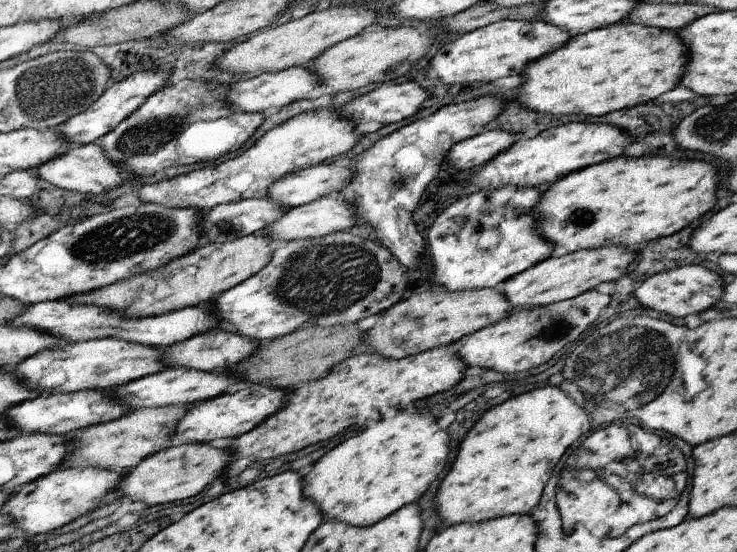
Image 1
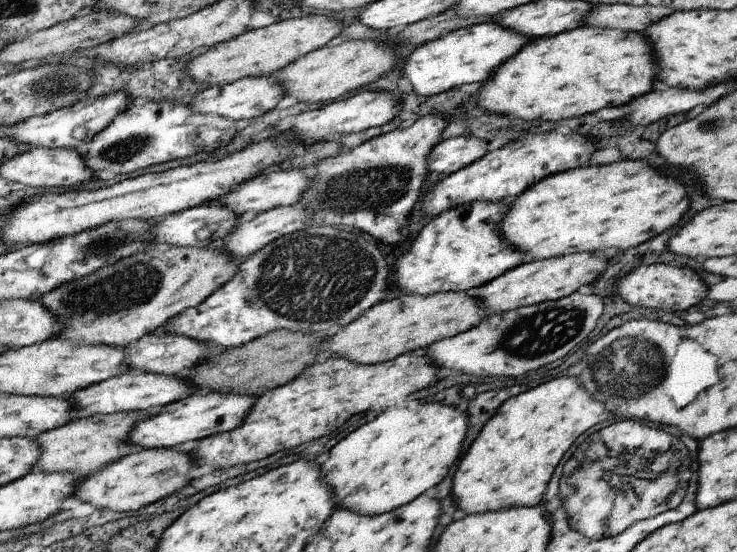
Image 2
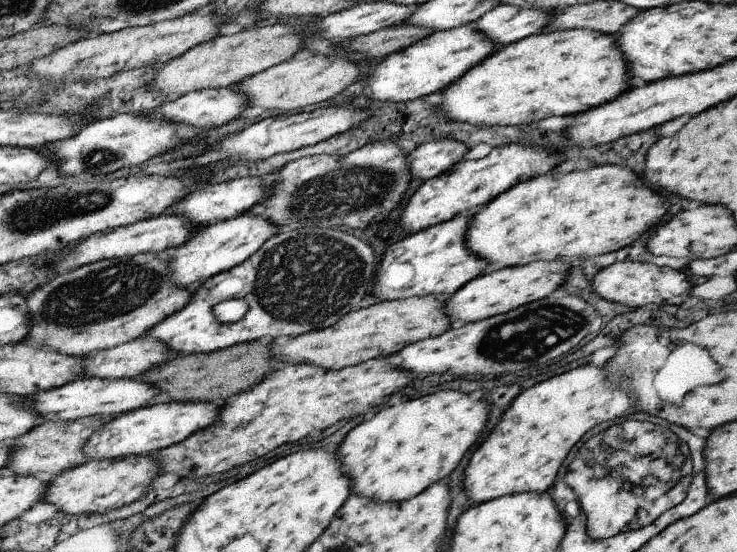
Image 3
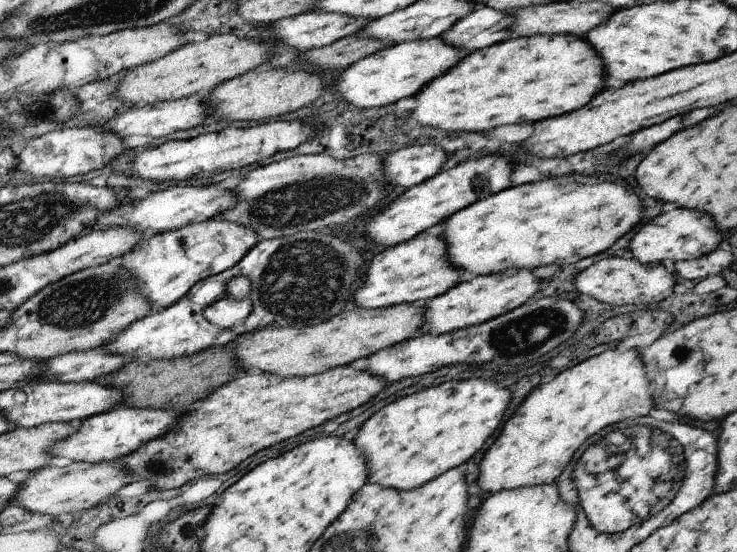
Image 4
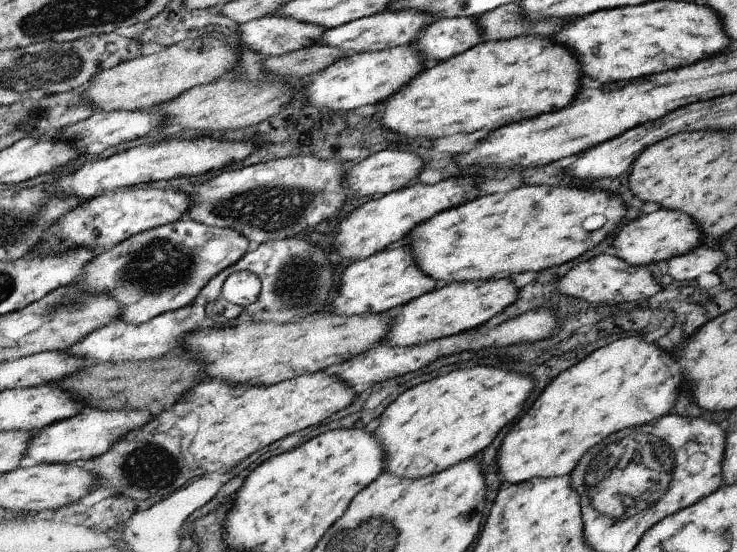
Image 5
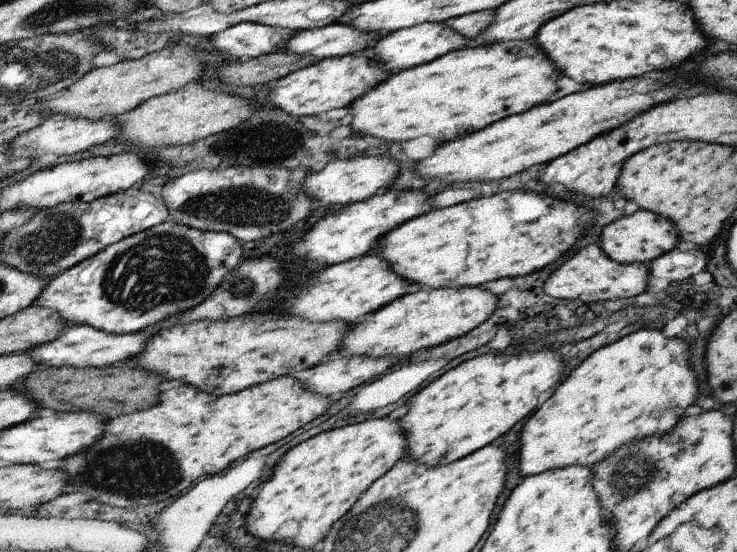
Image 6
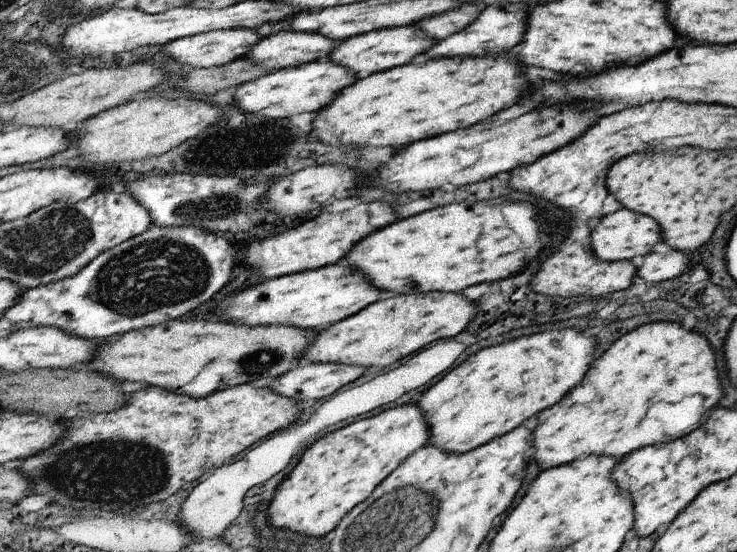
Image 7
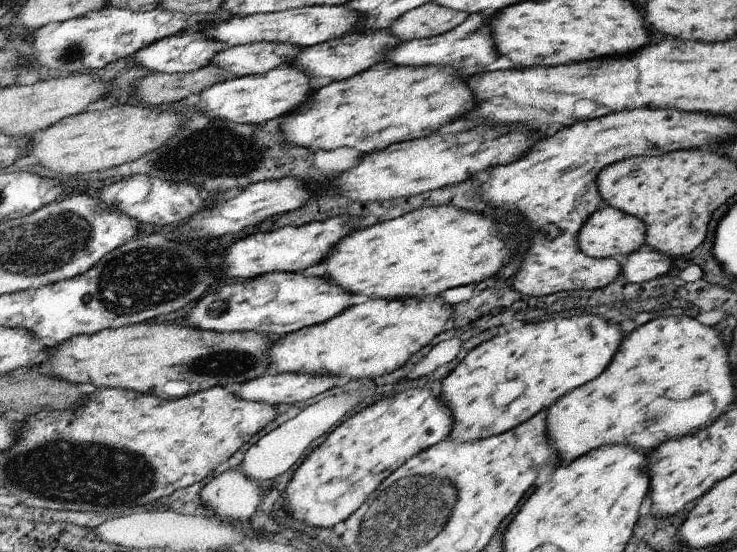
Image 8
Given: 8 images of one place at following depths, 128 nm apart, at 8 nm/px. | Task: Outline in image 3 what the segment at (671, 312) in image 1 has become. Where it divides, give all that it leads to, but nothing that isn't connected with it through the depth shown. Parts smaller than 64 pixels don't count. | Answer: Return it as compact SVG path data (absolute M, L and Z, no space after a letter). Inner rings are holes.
M616 262L607 268L601 268L599 274L595 274L591 286L593 293L596 293L601 299L621 304L626 308L638 308L647 306L647 304L656 304L662 306L677 306L685 302L689 297L691 284L685 278L685 270L671 270L668 267L655 266L642 262Z

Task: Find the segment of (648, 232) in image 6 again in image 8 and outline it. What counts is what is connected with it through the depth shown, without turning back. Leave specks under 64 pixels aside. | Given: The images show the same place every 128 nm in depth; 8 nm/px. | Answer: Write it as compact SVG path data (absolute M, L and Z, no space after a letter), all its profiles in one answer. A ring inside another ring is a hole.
M605 206L588 216L579 229L576 239L578 248L588 257L596 259L611 258L611 256L623 257L635 252L641 244L644 244L645 231L645 225L638 218Z

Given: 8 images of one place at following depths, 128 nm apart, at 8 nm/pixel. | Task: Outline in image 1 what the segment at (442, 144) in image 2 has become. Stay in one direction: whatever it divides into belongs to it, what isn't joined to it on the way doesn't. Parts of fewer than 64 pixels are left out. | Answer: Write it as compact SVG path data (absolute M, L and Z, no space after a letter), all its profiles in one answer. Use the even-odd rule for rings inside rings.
M489 130L455 142L445 154L445 164L456 170L471 170L482 166L495 154L507 150L515 142L513 135L505 130Z

